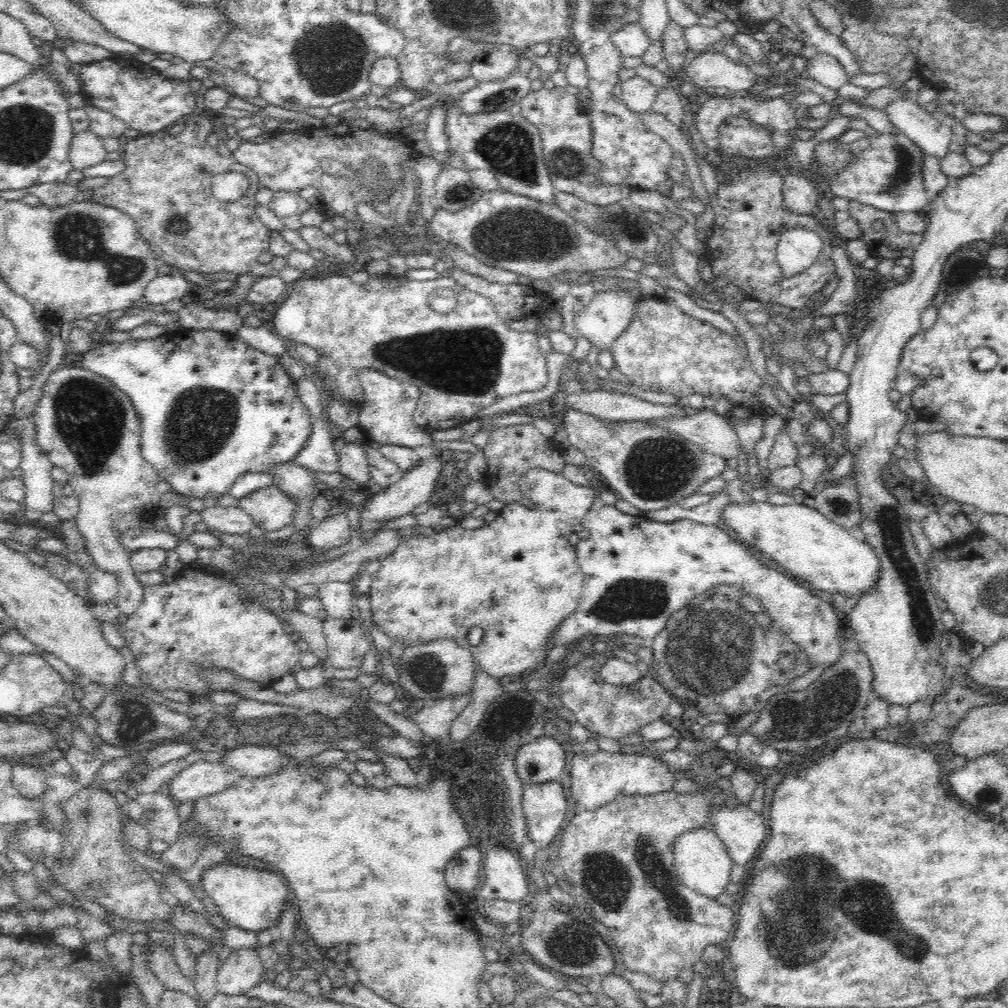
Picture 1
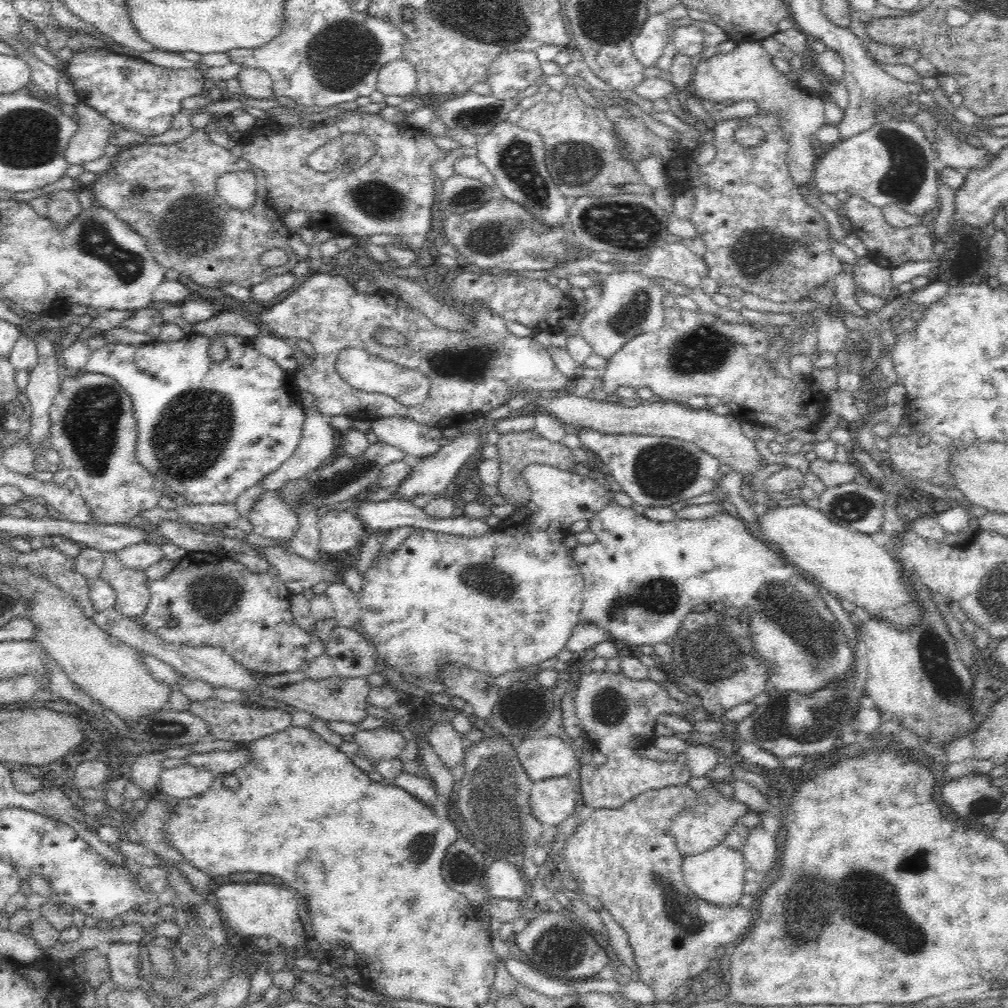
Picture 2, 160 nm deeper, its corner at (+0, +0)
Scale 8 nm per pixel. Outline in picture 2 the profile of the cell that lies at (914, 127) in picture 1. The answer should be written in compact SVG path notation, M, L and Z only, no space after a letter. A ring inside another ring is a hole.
M937 128L936 143L933 144L939 164L966 174L969 170L990 166L997 154L992 154L984 145L972 146L952 133Z

